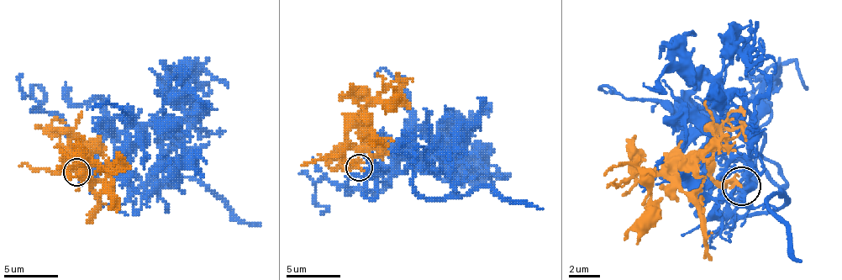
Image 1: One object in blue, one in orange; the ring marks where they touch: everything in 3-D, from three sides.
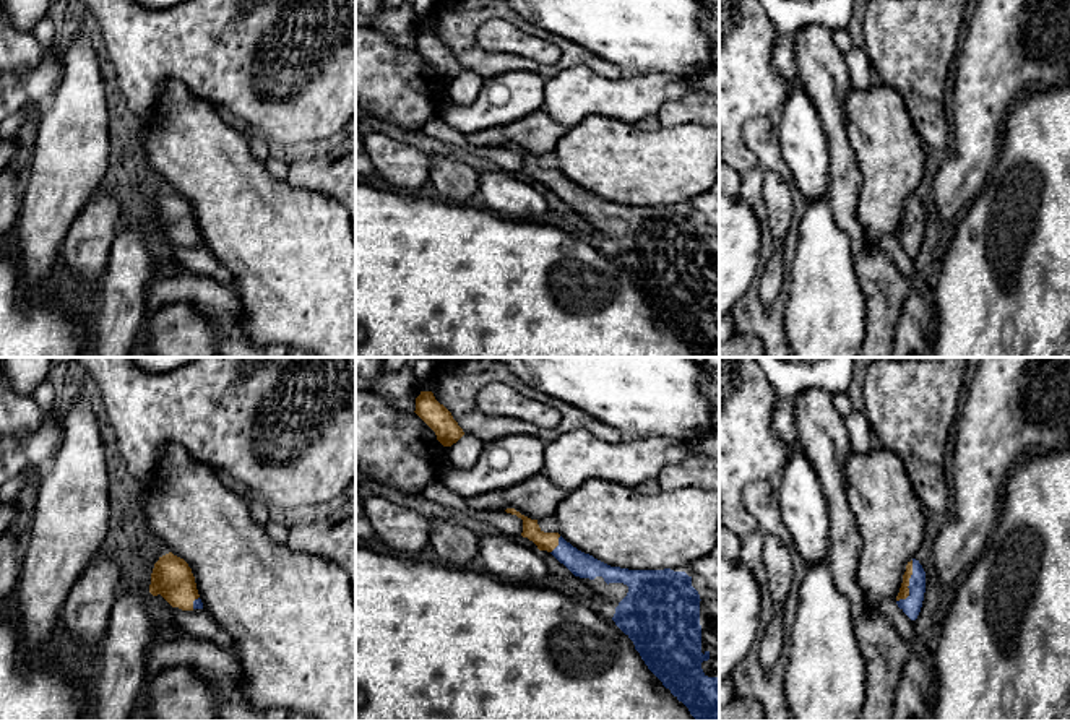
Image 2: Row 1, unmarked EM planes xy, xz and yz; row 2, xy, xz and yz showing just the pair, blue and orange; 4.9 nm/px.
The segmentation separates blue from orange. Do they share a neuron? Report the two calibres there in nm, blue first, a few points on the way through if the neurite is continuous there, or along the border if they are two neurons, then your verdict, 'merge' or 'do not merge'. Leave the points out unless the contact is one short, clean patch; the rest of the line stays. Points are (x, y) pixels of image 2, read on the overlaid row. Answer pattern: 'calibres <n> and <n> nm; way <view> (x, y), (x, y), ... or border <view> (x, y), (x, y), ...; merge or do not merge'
calibres 100 and 50 nm; way yz (911, 606), (910, 583), (903, 593); merge

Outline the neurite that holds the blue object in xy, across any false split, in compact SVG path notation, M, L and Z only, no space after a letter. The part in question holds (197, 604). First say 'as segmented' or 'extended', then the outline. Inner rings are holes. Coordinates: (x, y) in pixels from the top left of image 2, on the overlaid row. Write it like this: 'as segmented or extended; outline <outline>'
extended; outline M172 552L154 563L149 593L161 594L172 607L182 611L203 609L192 568Z

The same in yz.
extended; outline M913 559L906 565L903 583L896 596L898 607L911 619L916 620L925 593L925 572L919 560Z

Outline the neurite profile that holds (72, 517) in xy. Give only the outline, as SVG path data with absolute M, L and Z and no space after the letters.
M73 388L65 398L63 437L37 487L16 581L16 620L24 656L34 659L49 641L71 588L97 555L110 528L107 445L91 404Z

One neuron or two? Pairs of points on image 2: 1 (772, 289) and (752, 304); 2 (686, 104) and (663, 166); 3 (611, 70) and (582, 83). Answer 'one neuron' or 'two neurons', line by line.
1: two neurons
2: two neurons
3: two neurons

